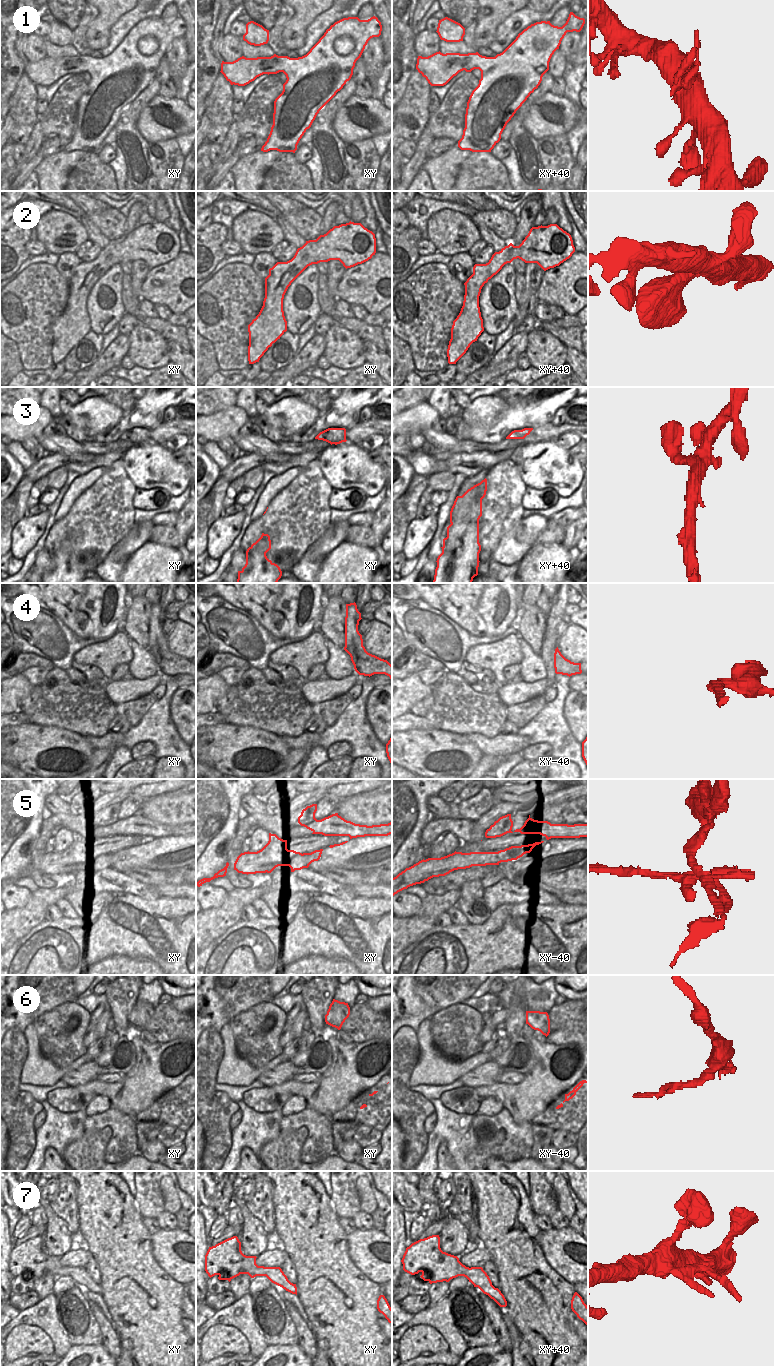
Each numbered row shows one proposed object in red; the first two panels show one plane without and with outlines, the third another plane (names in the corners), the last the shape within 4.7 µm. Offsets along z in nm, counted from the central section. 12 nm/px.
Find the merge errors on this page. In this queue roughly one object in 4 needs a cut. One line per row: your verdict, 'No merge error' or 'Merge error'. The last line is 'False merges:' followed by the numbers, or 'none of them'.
1: No merge error
2: No merge error
3: No merge error
4: No merge error
5: Merge error
6: Merge error
7: Merge error
False merges: 5, 6, 7.

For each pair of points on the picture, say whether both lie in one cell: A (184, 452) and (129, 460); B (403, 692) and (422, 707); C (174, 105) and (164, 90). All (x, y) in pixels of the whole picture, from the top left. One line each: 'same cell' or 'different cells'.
A: different cells
B: different cells
C: different cells

